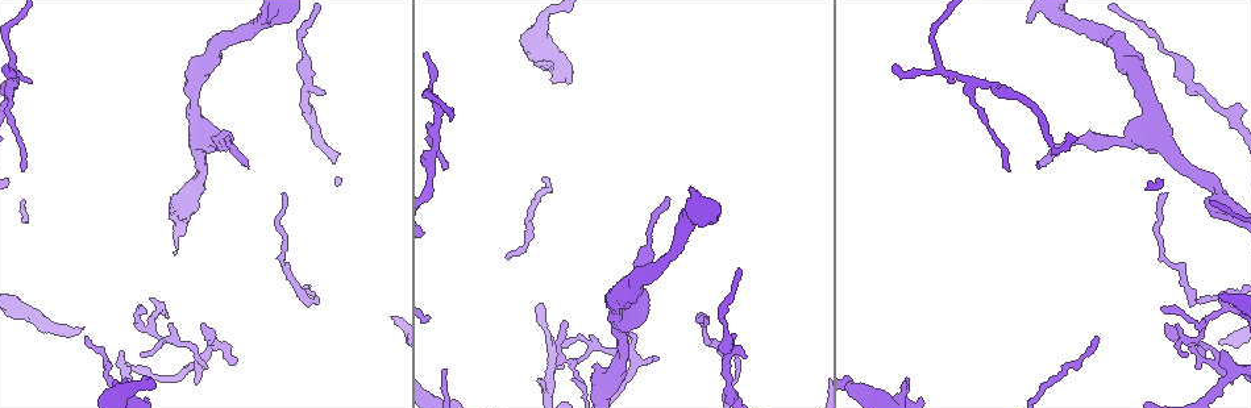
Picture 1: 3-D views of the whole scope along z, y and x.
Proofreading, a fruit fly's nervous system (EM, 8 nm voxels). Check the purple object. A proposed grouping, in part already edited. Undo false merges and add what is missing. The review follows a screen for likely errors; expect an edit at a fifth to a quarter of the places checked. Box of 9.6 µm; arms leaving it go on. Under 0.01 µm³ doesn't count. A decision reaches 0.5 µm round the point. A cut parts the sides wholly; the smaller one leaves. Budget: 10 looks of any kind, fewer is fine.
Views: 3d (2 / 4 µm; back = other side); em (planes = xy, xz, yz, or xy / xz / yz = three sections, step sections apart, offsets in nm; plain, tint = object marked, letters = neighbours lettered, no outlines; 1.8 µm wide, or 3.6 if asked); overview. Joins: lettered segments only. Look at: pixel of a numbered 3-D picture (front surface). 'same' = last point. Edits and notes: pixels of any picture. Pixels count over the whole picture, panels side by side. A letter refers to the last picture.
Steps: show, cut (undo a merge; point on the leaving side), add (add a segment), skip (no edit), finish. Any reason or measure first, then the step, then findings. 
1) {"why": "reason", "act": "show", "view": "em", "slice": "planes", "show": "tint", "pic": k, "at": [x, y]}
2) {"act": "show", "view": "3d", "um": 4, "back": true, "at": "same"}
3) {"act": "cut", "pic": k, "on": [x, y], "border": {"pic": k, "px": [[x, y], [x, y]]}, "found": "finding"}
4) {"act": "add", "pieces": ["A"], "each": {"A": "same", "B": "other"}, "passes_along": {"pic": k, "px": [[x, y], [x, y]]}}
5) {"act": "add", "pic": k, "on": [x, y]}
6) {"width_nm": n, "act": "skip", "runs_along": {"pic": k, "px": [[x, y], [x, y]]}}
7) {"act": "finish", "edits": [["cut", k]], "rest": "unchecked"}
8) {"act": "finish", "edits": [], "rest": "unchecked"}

{"why": "branch point", "act": "show", "view": "3d", "um": 2, "pic": 1, "at": [623, 317]}

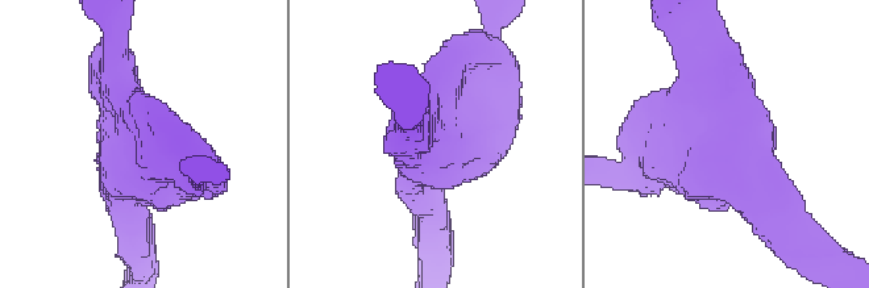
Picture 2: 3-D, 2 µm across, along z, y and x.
{"why": "need the tissue", "act": "show", "view": "em", "slice": "xy", "step": 4, "show": "plain", "pic": 2, "at": [730, 162]}

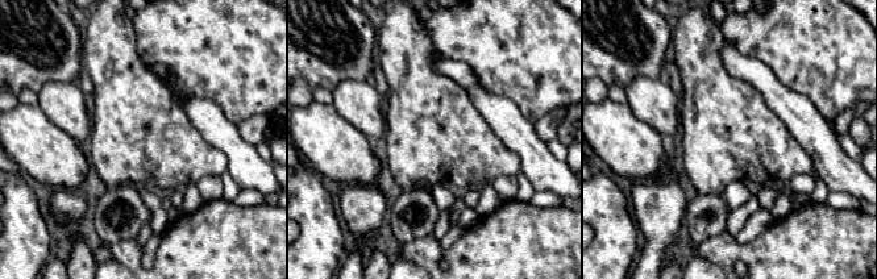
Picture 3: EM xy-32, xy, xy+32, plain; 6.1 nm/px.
{"act": "show", "view": "em", "slice": "xy", "step": 4, "show": "letters", "at": "same"}

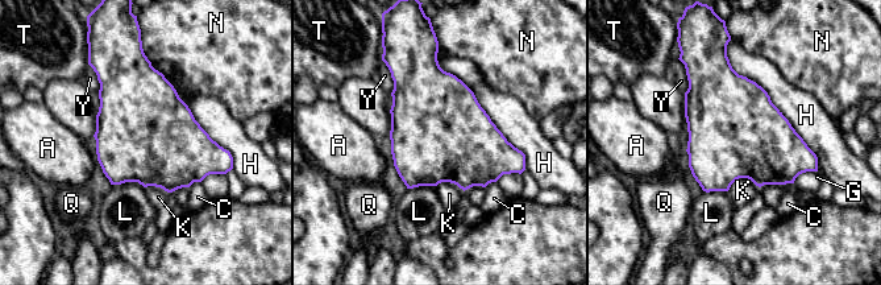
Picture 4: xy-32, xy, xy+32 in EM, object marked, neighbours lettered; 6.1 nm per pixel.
{"act": "skip", "each": {"A": "other", "C": "other", "G": "other", "H": "other", "K": "other", "L": "other", "N": "other", "Q": "other", "T": "other", "Y": "other"}, "border": {"pic": 4, "px": [[759, 188], [738, 178], [727, 190]]}, "found": "one neuron here"}

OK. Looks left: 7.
{"why": "thin end", "act": "show", "view": "3d", "um": 4, "pic": 1, "at": [1161, 307]}

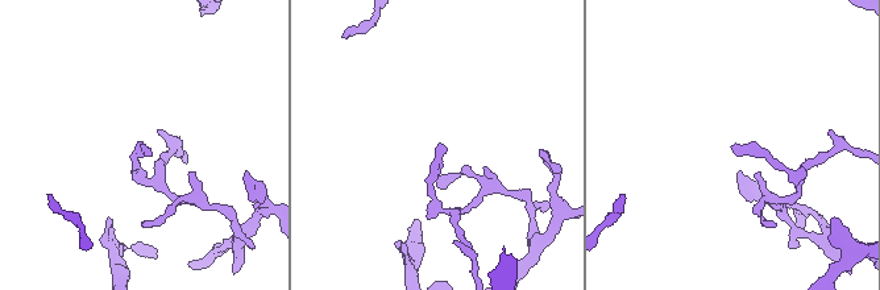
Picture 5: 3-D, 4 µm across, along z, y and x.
{"why": "now the EM", "act": "show", "view": "em", "slice": "planes", "show": "plain", "pic": 5, "at": [441, 145]}

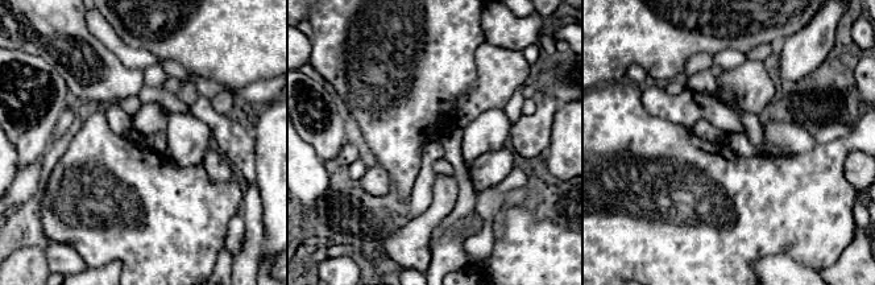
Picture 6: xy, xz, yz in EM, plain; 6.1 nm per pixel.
{"why": "what lies round it", "act": "show", "view": "em", "slice": "planes", "show": "letters", "at": "same"}

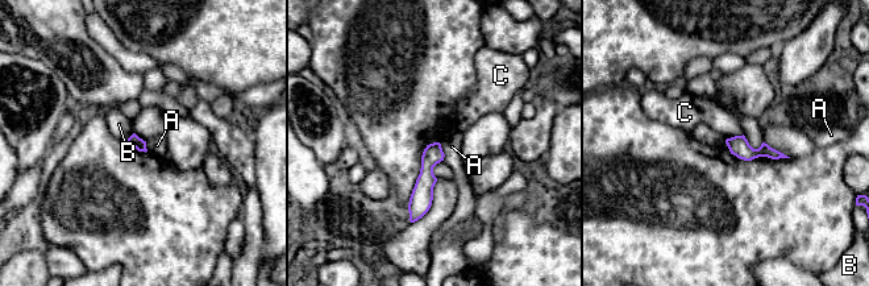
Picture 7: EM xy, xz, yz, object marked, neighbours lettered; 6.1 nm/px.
{"width_nm": 70, "act": "skip", "each": {"A": "other", "B": "other", "C": "other"}, "runs_along": {"pic": 7, "px": [[436, 145], [412, 218]]}, "found": "none of them fits"}

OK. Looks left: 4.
{"why": "thin end", "act": "show", "view": "em", "slice": "xz", "step": 16, "show": "letters", "pic": 1, "at": [667, 202]}

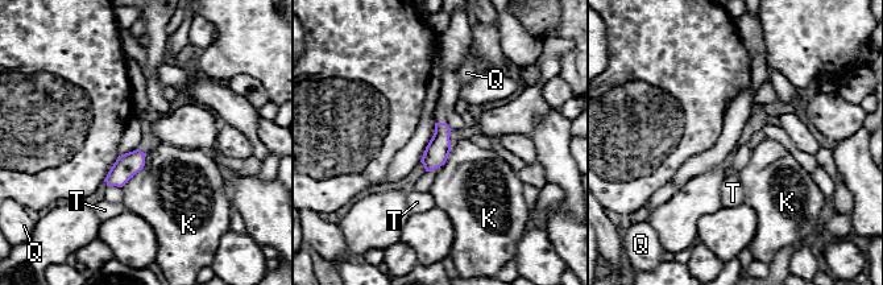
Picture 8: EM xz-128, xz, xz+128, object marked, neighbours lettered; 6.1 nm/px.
{"why": "another direction", "act": "show", "view": "em", "slice": "planes", "show": "letters", "at": "same"}

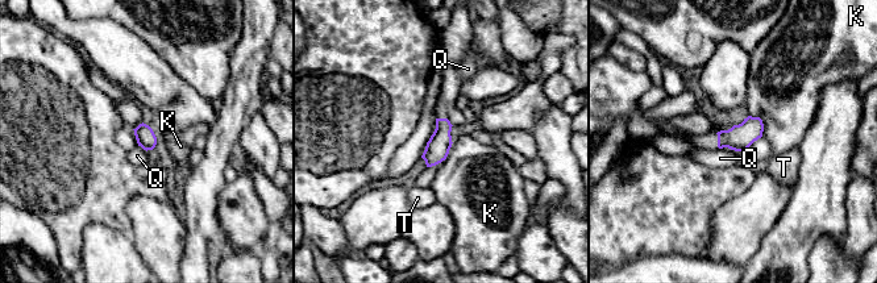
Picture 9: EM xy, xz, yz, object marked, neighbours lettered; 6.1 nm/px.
{"longest_contact_nm": ["K", 160], "act": "skip", "each": {"K": "other", "Q": "other", "T": "other"}, "border": {"pic": 9, "px": [[719, 148], [730, 148], [735, 152]]}, "found": "none of them fits"}

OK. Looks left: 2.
{"why": "three-way junction", "act": "show", "view": "3d", "um": 2, "pic": 1, "at": [625, 384]}

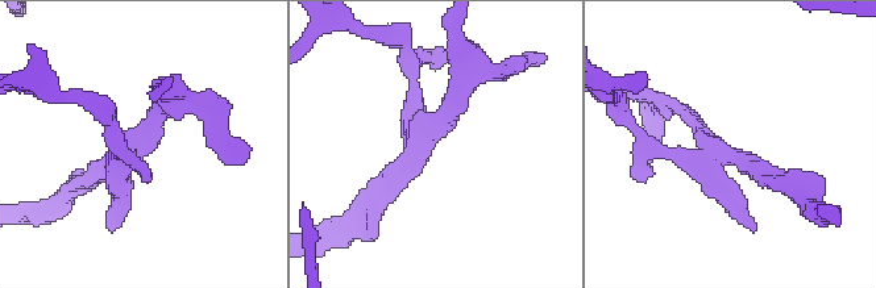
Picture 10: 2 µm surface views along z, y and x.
{"why": "need the tissue", "act": "show", "view": "em", "slice": "xy", "step": 8, "show": "letters", "pic": 10, "at": [416, 133]}

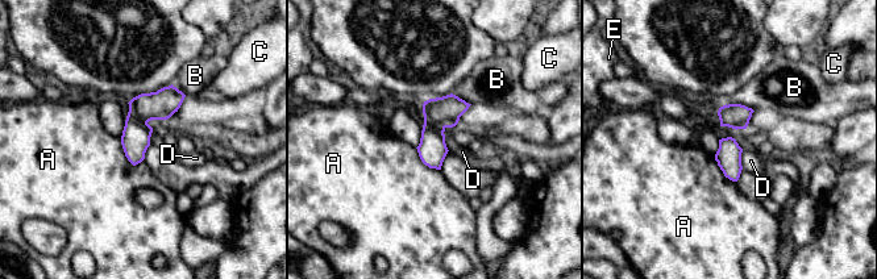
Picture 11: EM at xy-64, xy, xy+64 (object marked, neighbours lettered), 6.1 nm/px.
{"arms": 3, "act": "cut", "pic": 11, "on": [432, 149], "each": {"A": "other", "B": "other", "C": "other", "D": "other", "E": "other"}, "border": {"pic": 11, "px": [[424, 119], [444, 128]]}, "found": "two neurons meet here"}

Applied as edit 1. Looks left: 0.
{"act": "finish", "edits": [["cut", 11]], "rest": "unchecked"}

